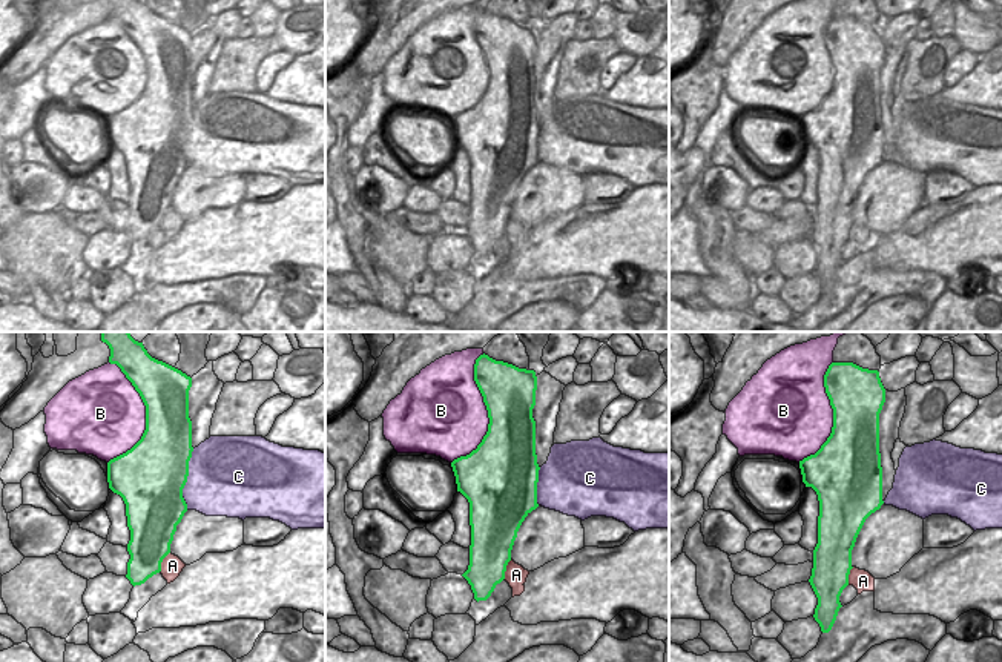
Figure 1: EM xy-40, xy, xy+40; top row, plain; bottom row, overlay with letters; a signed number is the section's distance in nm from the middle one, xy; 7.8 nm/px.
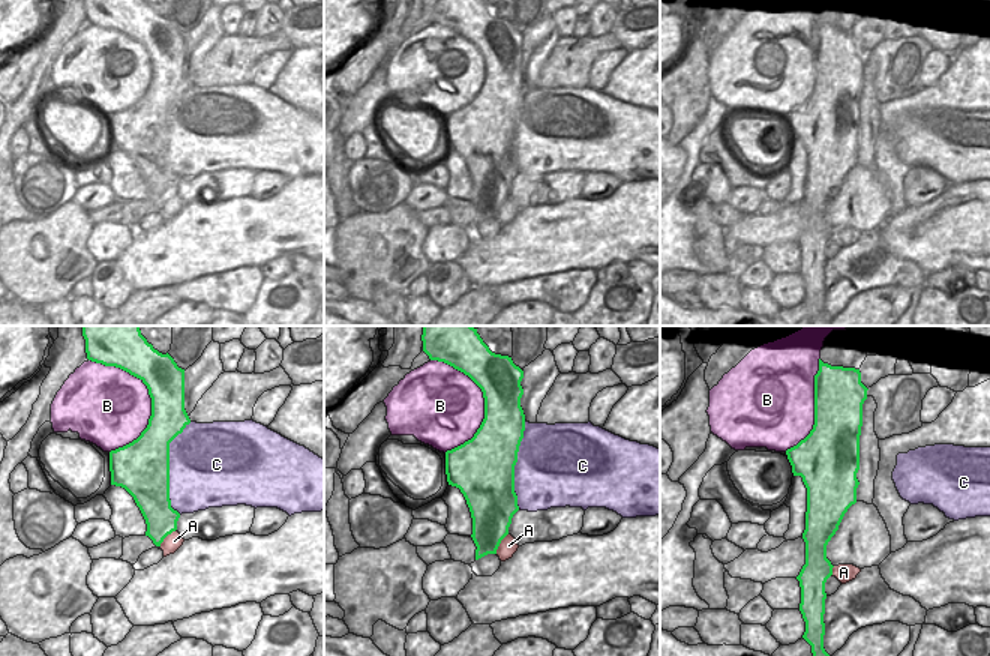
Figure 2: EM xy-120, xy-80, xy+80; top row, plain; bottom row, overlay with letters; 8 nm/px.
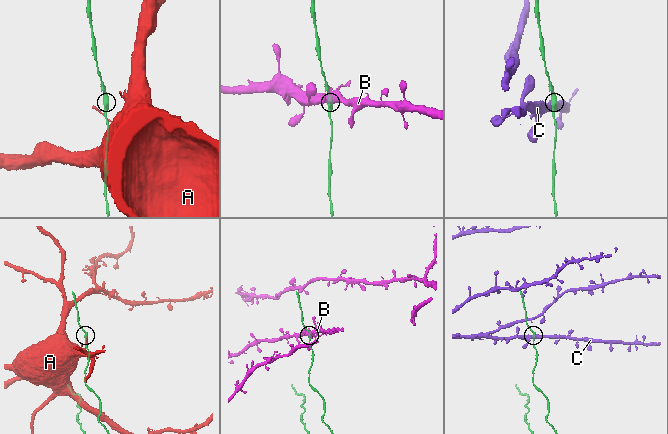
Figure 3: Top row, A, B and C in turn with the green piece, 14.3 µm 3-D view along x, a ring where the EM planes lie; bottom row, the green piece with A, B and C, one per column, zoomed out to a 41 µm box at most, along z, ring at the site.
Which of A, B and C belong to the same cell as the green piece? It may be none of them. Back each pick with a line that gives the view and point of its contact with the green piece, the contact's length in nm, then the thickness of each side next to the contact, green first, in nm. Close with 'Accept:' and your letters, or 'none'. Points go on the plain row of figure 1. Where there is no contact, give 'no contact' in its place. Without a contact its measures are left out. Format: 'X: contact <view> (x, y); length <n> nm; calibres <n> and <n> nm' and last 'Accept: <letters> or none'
Accept: none

